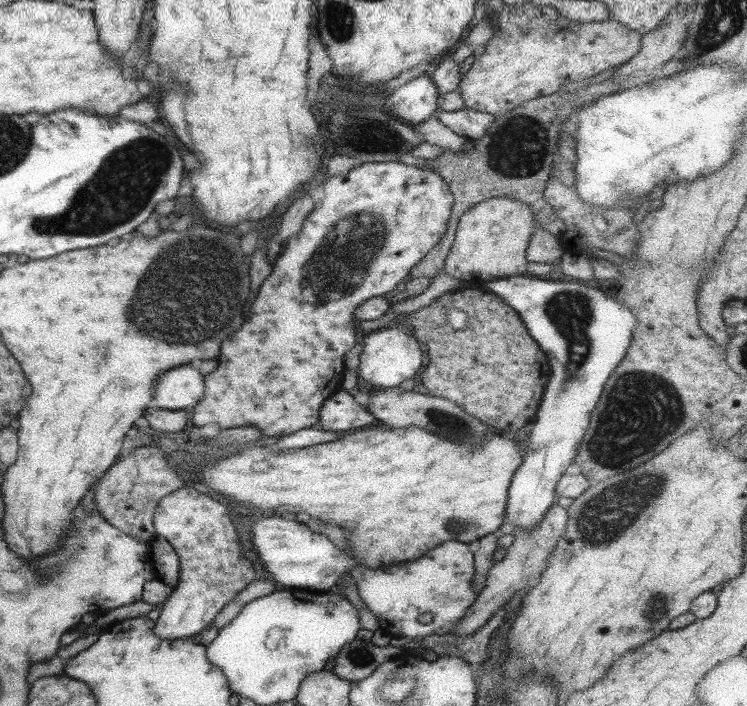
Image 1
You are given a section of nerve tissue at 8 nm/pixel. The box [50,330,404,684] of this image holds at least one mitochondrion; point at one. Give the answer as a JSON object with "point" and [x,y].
{"point":[358,657]}

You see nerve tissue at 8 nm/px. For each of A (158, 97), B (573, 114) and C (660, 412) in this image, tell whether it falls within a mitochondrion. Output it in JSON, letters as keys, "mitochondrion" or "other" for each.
{"A":"other","B":"other","C":"mitochondrion"}

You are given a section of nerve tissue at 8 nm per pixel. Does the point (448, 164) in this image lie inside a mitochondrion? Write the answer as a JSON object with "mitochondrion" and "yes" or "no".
{"mitochondrion":"no"}

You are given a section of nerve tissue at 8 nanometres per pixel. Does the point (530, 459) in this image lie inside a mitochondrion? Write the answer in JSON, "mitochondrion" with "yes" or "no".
{"mitochondrion":"no"}

